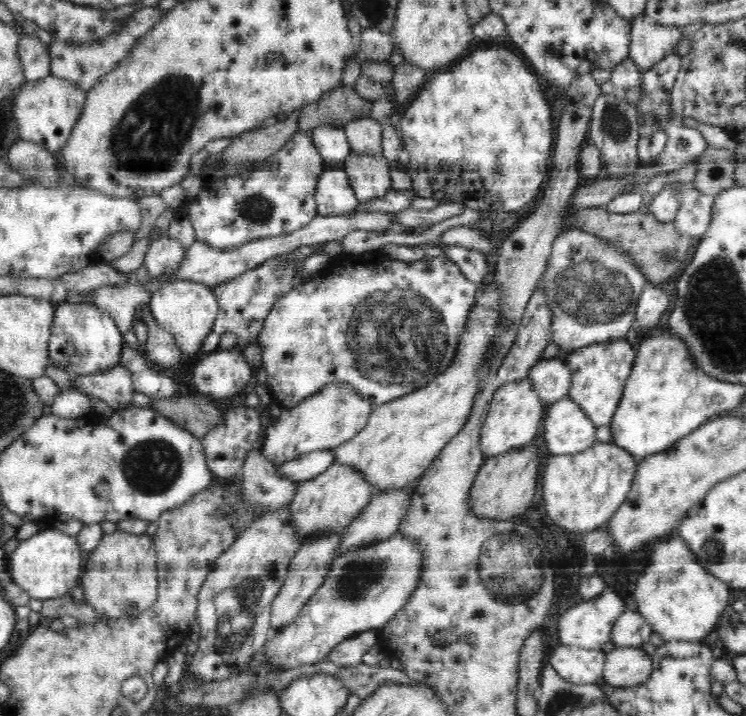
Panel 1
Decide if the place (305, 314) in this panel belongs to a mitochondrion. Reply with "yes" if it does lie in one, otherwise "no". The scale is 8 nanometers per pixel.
no

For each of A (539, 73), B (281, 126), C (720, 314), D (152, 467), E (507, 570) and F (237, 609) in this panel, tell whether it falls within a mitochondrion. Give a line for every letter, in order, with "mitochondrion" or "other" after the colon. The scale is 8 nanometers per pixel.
A: other
B: other
C: mitochondrion
D: mitochondrion
E: mitochondrion
F: mitochondrion

